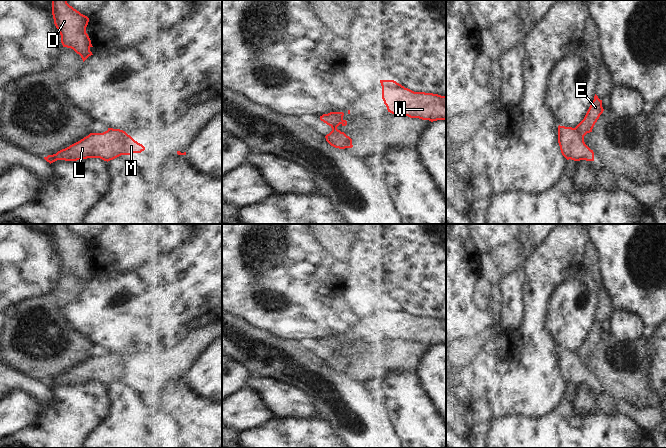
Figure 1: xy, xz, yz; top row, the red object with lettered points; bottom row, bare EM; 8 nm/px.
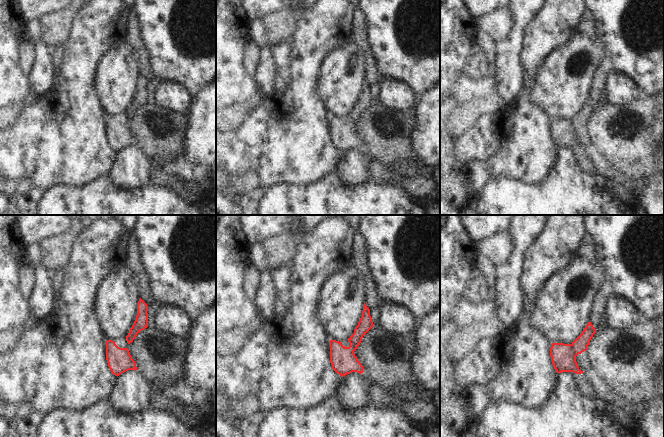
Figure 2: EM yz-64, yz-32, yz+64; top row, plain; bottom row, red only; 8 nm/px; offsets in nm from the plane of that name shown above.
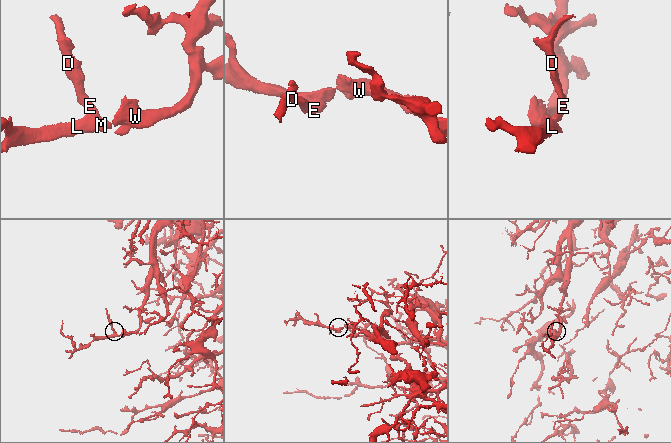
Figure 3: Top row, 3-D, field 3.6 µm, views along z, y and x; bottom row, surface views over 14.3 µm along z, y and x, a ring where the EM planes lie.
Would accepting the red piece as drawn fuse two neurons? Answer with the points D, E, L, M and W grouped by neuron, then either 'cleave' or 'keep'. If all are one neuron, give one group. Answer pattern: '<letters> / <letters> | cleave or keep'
D E / L M W | cleave

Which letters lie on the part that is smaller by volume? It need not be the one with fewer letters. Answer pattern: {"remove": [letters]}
{"remove": ["D", "E"]}

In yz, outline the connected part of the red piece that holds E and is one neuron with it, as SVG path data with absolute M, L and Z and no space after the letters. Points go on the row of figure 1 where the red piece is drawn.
M595 94L594 100L592 101L584 119L575 127L583 140L587 133L592 132L595 123L603 111L602 100L600 100Z

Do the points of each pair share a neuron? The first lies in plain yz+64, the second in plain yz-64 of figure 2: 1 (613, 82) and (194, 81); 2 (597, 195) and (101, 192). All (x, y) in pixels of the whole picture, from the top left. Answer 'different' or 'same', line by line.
1: different
2: same

